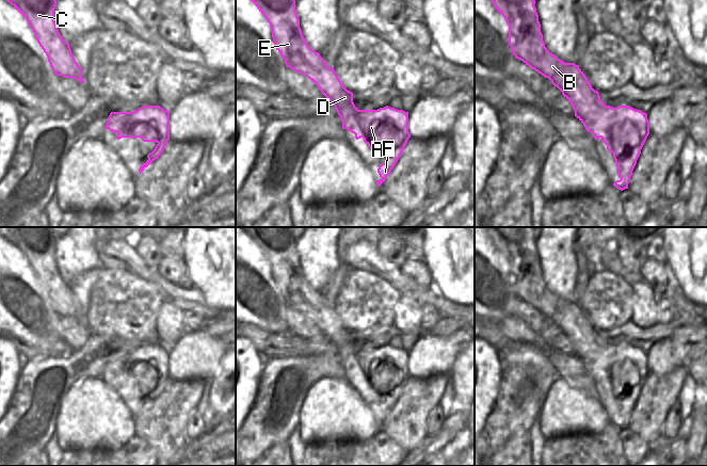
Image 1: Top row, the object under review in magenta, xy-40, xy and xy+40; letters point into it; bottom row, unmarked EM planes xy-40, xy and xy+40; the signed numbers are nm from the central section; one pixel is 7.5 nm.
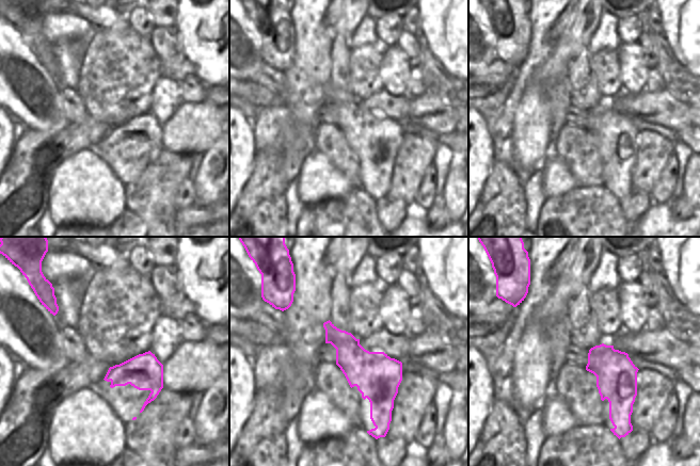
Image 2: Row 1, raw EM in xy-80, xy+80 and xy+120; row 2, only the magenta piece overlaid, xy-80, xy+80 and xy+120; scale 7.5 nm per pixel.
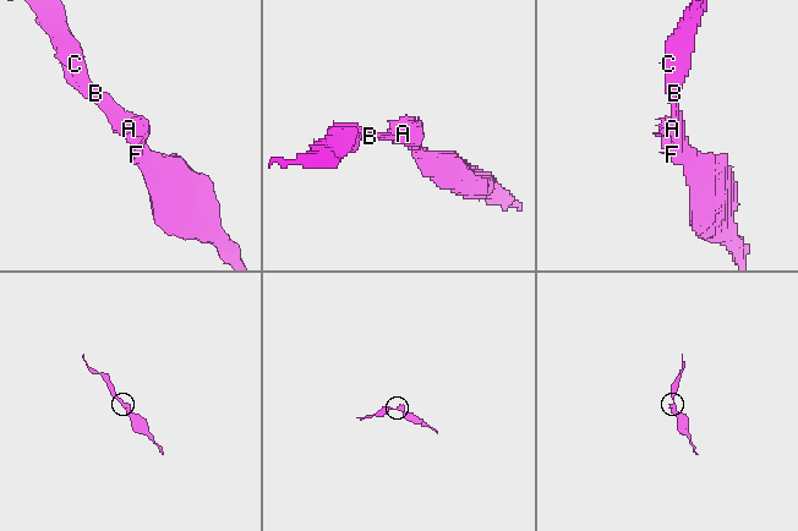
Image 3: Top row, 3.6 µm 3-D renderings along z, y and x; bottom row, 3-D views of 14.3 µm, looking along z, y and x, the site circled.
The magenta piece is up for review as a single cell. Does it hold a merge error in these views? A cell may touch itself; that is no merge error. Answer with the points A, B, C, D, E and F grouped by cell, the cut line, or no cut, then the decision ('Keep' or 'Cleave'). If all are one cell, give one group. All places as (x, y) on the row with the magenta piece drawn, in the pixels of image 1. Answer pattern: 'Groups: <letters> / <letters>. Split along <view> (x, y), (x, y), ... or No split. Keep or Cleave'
Groups: A B C D E F. No split. Keep

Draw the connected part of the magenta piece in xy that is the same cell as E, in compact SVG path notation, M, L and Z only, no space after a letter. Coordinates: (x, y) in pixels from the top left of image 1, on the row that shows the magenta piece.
M251 0L266 17L272 30L274 45L287 67L309 78L321 93L333 103L341 122L342 129L348 129L355 134L355 139L364 139L371 150L377 150L380 157L387 160L382 163L377 173L381 180L380 187L396 163L398 162L411 134L408 132L408 112L397 110L388 106L377 110L358 110L353 102L353 93L348 91L336 75L334 67L328 67L326 62L305 41L300 28L300 19L295 11L295 0Z

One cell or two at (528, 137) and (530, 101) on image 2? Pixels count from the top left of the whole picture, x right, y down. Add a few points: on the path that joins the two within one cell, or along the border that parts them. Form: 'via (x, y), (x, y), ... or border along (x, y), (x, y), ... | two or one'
via (530, 128), (530, 110) | one

